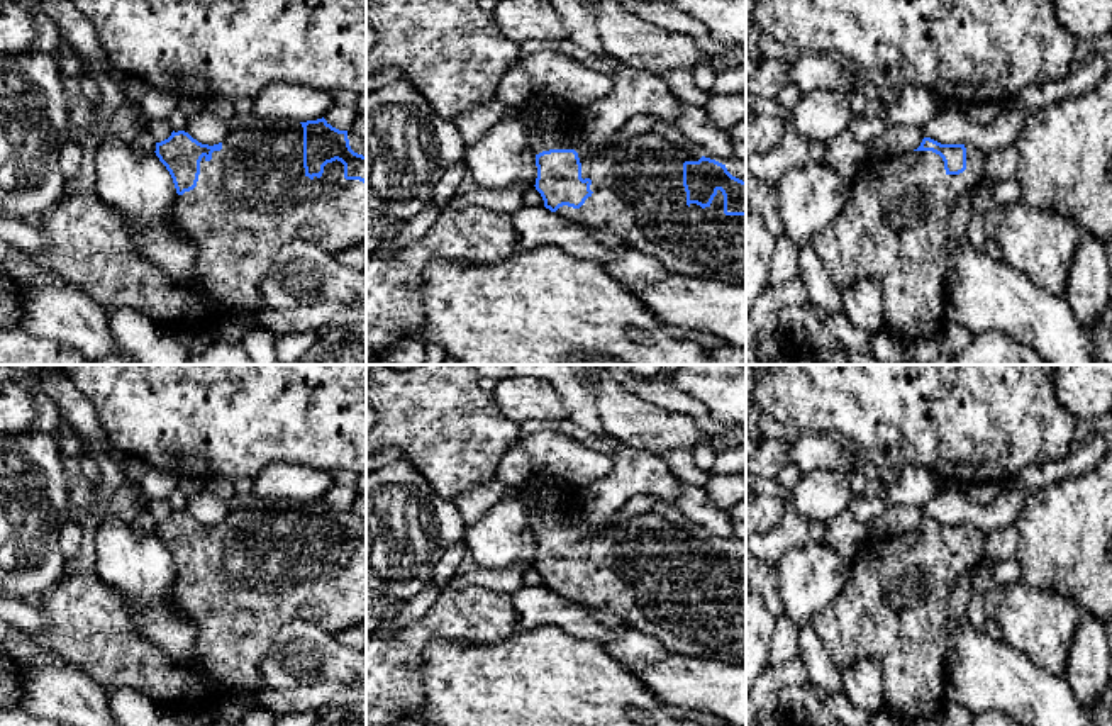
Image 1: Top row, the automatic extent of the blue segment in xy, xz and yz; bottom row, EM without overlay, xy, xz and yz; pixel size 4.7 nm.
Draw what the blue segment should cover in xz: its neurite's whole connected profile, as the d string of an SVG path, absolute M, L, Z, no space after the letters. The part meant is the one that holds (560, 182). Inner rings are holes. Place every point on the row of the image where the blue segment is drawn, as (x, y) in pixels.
M529 97L525 105L515 112L524 120L531 137L532 151L536 153L537 178L534 187L541 193L546 209L556 212L558 215L571 222L583 224L592 231L605 231L619 236L626 243L626 246L656 258L671 273L700 276L707 280L720 280L726 283L734 283L737 287L746 287L746 182L732 176L727 171L726 165L702 156L697 149L693 151L681 148L653 131L637 136L626 136L615 132L602 146L593 148L581 137L581 132L578 131L578 117L576 117L578 109L575 105L564 103L563 110L551 110L551 114L558 117L558 124L551 131L539 126L532 119L531 114L537 109L539 107L532 103L532 97Z

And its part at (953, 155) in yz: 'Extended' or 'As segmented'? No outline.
Extended

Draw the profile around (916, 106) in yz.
M905 85L900 90L900 98L888 107L883 117L892 124L892 127L922 127L929 119L944 110L946 105L948 103L931 90Z

